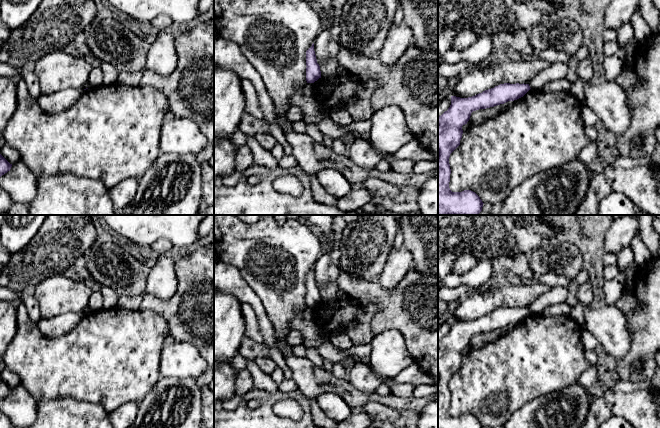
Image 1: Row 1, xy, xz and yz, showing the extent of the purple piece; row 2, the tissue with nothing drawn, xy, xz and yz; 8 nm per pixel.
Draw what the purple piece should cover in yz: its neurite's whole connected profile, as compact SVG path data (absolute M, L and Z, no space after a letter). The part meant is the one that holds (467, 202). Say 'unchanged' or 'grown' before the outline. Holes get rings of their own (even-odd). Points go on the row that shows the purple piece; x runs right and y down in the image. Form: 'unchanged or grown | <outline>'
unchanged | M504 83L475 96L460 98L451 96L451 105L438 117L438 215L479 215L483 202L471 190L452 192L450 182L450 154L460 145L463 130L471 113L523 97L529 84Z

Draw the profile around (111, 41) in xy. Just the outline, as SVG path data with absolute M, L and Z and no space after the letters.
M113 18L102 19L89 27L87 47L97 59L111 64L118 73L124 71L140 72L146 70L146 57L150 44L144 37L133 33L122 21Z

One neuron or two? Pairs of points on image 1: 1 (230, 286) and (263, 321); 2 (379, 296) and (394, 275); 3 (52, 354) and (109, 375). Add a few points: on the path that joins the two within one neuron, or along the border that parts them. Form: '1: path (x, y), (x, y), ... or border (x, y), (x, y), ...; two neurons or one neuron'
1: path (240, 289), (258, 307), (259, 311); one neuron
2: border (405, 275), (391, 289), (384, 289), (377, 282); two neurons
3: path (66, 364), (95, 364); one neuron

